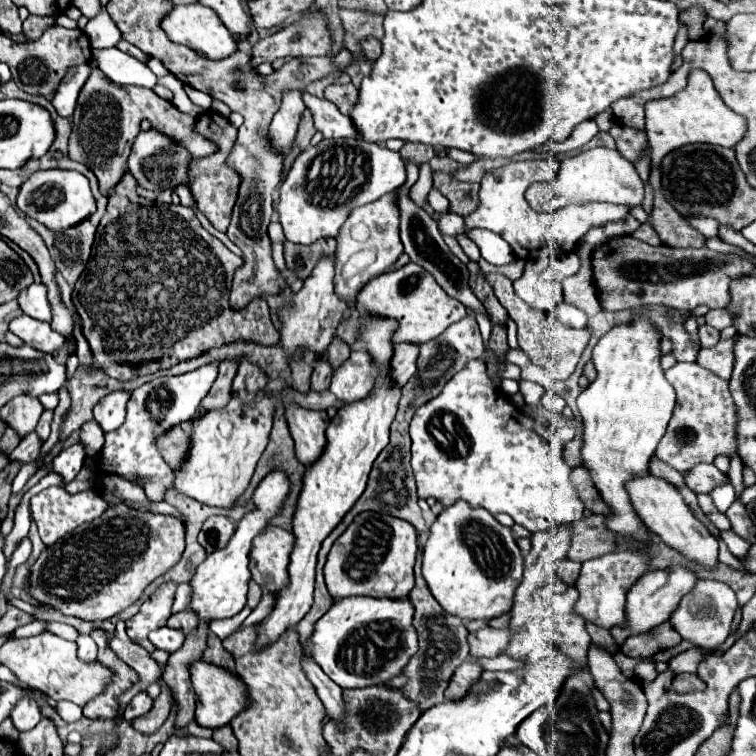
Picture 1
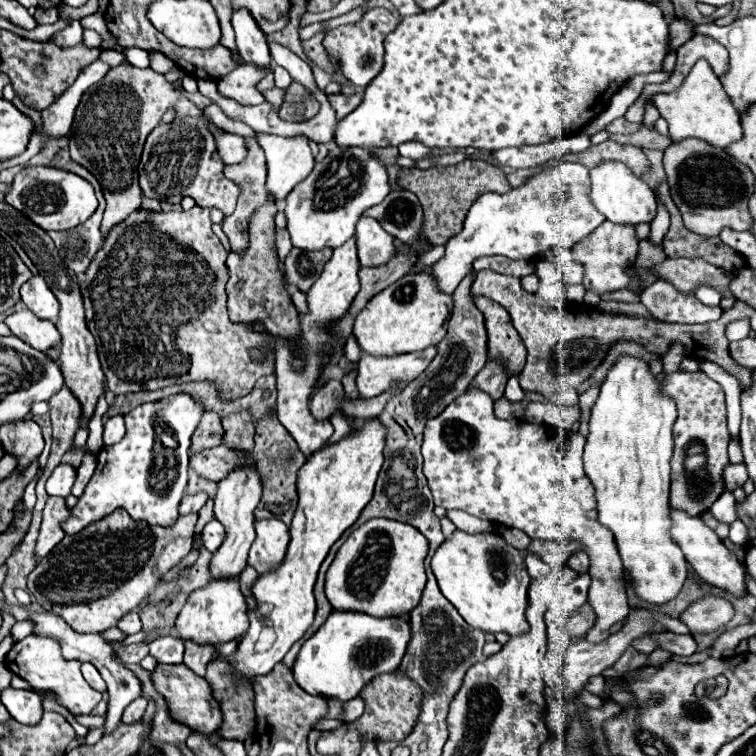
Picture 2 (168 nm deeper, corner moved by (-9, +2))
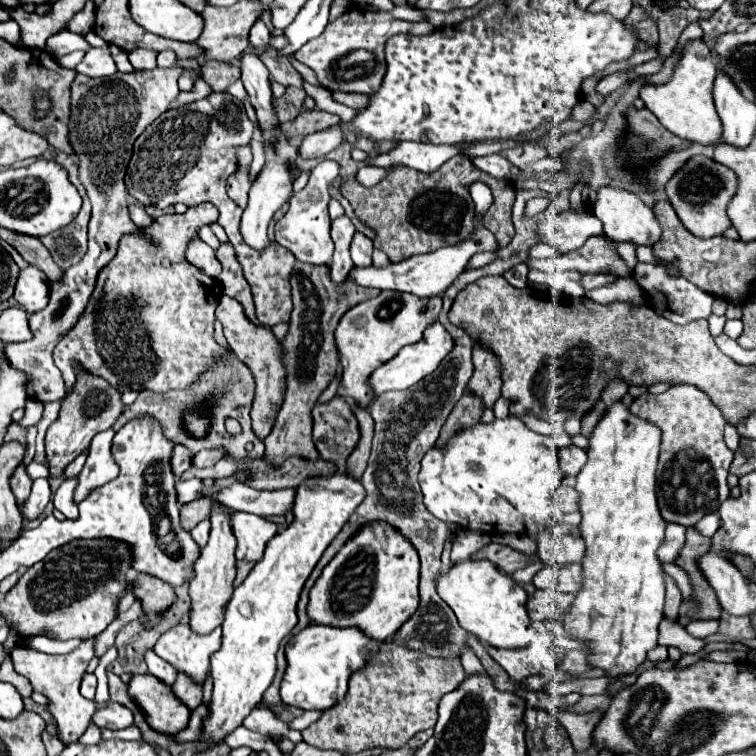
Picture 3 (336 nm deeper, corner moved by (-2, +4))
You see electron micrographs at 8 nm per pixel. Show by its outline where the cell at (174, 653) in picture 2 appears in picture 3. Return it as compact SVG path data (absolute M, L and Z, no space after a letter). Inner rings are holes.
M148 650L146 652L146 664L148 664L148 674L156 676L166 686L172 686L174 684L176 670L172 670L172 666L168 662L164 662L160 656L156 656L154 650Z

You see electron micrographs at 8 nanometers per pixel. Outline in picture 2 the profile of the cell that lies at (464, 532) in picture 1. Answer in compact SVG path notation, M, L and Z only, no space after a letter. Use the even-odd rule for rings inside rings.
M455 530L437 548L431 560L433 574L443 596L457 608L463 620L483 632L507 632L509 636L527 632L525 608L531 576L525 568L523 554L497 532L469 534Z

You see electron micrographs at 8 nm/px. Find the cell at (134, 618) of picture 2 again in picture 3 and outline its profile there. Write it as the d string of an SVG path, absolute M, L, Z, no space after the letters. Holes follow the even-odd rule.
M94 638L84 640L76 650L72 650L72 652L68 652L64 656L42 654L42 652L36 652L32 648L26 648L26 646L18 646L18 648L12 650L14 670L30 680L34 692L40 692L40 694L50 698L48 710L52 712L52 716L54 716L54 720L58 724L58 738L60 738L62 744L78 742L80 736L90 726L90 718L92 718L92 714L96 710L96 704L92 700L86 700L78 690L80 680L82 680L82 676L86 672L86 666L94 656Z

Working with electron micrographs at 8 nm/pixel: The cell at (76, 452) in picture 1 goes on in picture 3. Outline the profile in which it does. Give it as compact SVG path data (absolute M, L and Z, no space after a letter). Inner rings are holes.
M46 478L34 480L30 496L26 498L24 506L20 506L20 514L22 514L26 520L36 520L36 518L44 512L46 504L50 502L50 496L52 496L52 492L50 492L48 480L46 480Z

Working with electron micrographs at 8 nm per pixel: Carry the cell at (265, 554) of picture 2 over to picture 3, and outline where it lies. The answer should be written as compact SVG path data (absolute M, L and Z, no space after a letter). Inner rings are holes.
M232 512L230 526L236 536L236 558L258 562L266 550L266 542L276 534L278 526L266 518L248 512Z

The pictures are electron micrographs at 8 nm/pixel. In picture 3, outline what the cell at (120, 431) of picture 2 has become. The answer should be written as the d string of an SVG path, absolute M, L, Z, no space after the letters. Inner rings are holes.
M104 430L92 438L92 444L88 448L86 464L78 476L78 486L74 492L74 502L80 504L80 500L88 498L88 492L92 492L98 486L104 486L118 474L116 460L112 458L112 438L114 430Z

